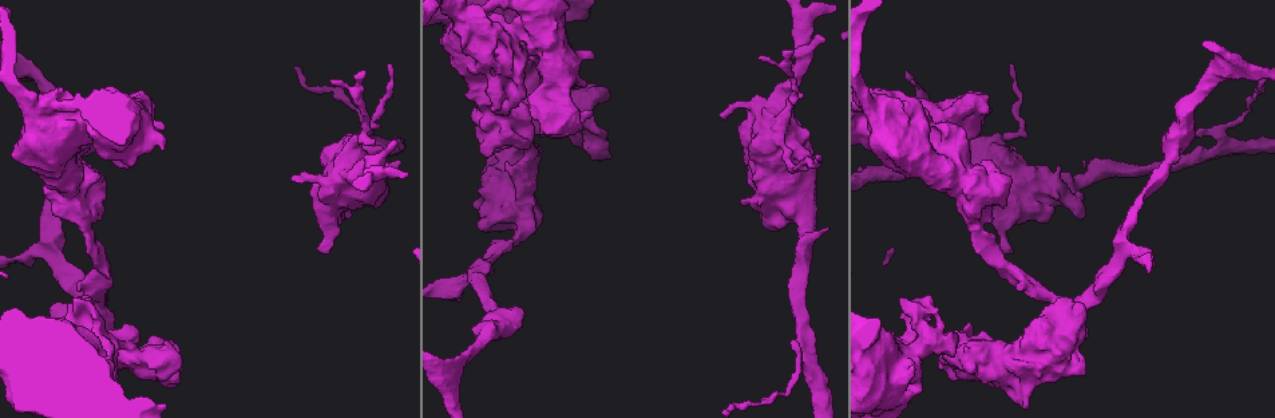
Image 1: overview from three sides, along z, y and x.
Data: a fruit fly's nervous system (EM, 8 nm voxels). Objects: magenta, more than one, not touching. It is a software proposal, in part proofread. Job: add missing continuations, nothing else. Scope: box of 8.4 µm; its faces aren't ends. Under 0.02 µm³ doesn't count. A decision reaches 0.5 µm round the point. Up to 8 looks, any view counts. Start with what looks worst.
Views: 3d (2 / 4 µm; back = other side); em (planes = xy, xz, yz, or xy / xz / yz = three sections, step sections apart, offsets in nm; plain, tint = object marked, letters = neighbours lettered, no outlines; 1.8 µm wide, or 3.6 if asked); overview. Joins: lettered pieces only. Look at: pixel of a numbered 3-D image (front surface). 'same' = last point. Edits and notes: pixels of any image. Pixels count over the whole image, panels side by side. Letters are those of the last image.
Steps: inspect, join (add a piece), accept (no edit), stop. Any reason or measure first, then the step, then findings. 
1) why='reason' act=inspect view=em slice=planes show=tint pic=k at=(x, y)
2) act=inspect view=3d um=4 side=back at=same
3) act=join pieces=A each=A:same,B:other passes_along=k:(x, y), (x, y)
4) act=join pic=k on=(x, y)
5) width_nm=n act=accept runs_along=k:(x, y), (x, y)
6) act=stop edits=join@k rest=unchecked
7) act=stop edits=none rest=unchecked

why='free end' act=inspect view=em slice=yz step=4 show=letters pic=1 at=(935, 318)

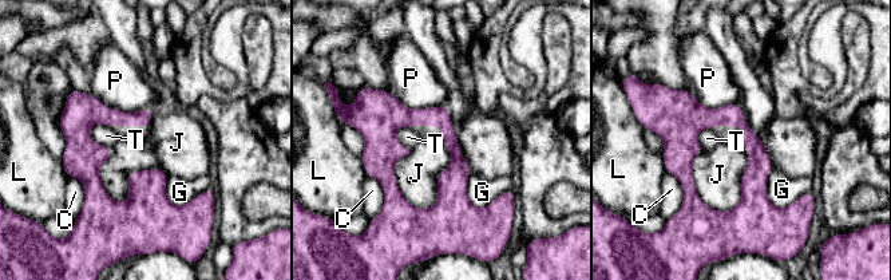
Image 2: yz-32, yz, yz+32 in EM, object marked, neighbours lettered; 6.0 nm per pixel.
why='another direction' act=inspect view=em slice=planes show=letters at=same

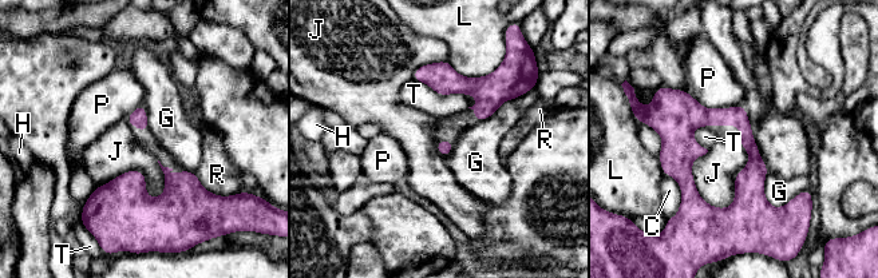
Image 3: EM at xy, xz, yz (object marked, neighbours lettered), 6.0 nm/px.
act=accept each=C:other,G:other,H:other,J:other,L:other,P:other,R:other,T:other found='no lettered piece goes on from it'

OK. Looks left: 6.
why='free end' act=inspect view=em slice=planes show=letters pic=1 at=(178, 350)

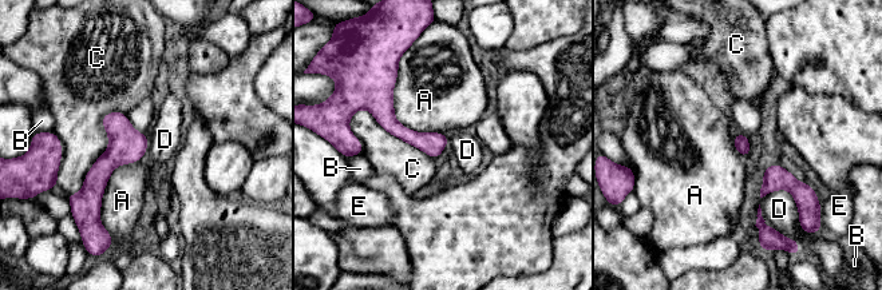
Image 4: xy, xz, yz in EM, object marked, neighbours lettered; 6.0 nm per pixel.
act=accept each=A:other,B:other,C:other,D:other,E:other border=4:(760, 197), (787, 190), (799, 218) found='no lettered piece goes on from it'

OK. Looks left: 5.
why='free end' act=inspect view=em slice=xy step=8 show=tint pic=1 at=(1011, 249)

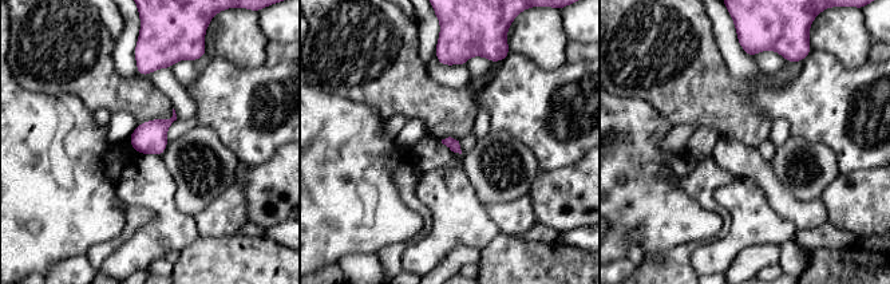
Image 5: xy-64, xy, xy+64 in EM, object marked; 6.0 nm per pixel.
why='cut it another way' act=inspect view=em slice=xz step=4 show=letters at=same

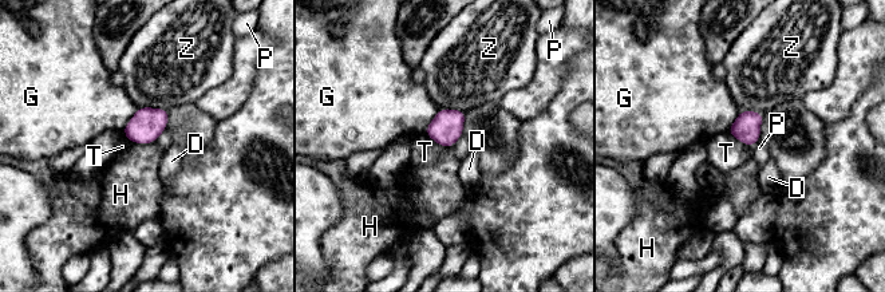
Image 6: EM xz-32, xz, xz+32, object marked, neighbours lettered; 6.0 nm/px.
act=accept each=D:other,G:other,H:other,P:other,T:other,Z:other border=6:(727, 131), (751, 148) found='none of them fits'

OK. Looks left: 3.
act=stop edits=none rest=unchecked

